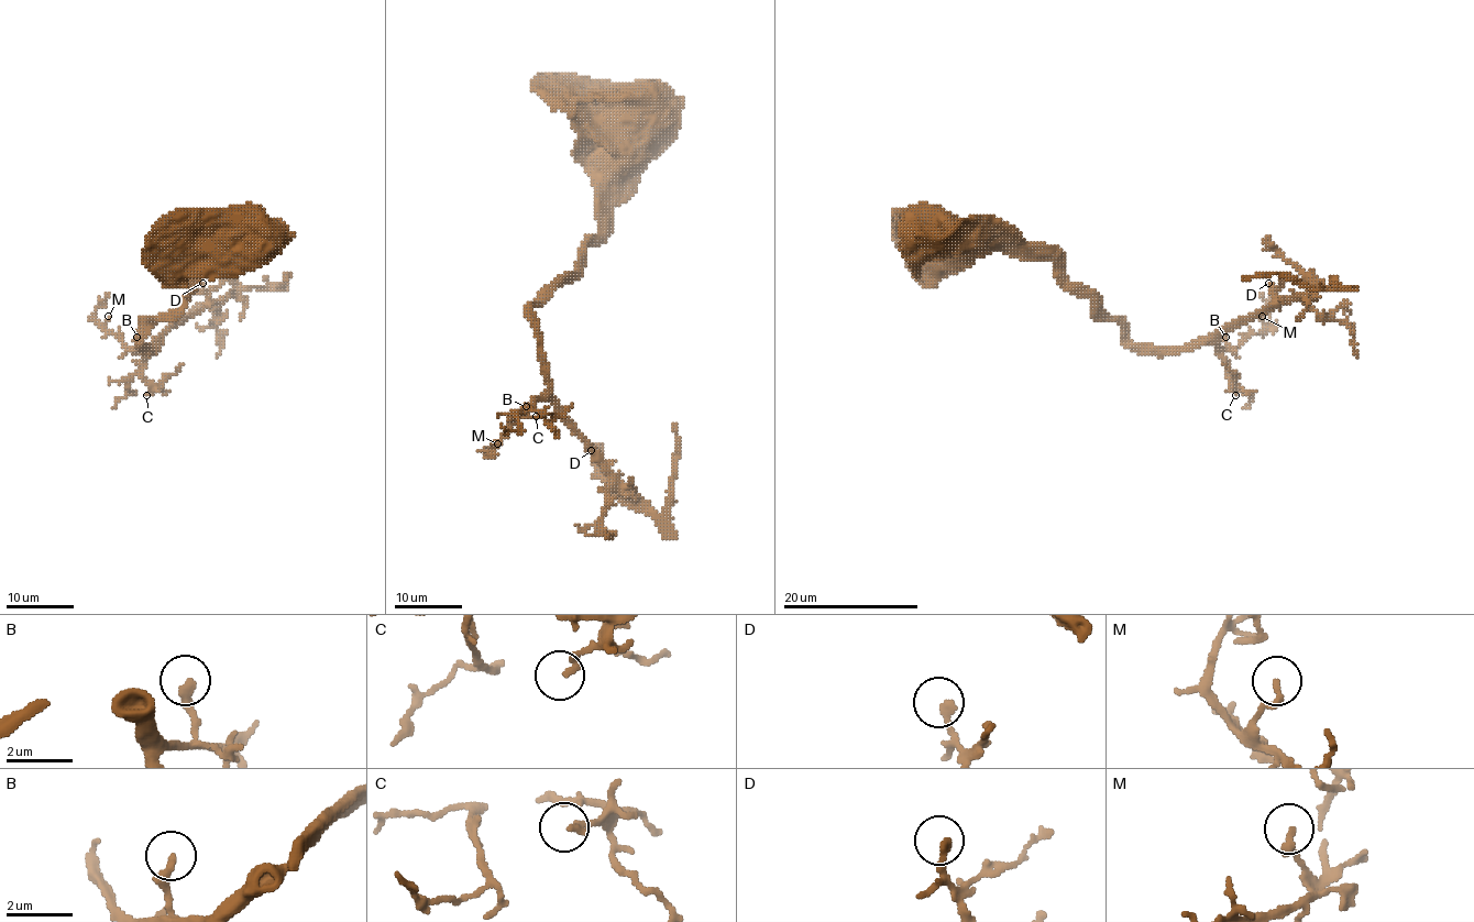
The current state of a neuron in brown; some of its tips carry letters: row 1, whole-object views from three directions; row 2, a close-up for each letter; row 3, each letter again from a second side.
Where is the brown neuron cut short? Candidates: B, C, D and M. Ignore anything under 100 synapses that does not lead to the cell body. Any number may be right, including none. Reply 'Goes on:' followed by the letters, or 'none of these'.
Goes on: none of these

